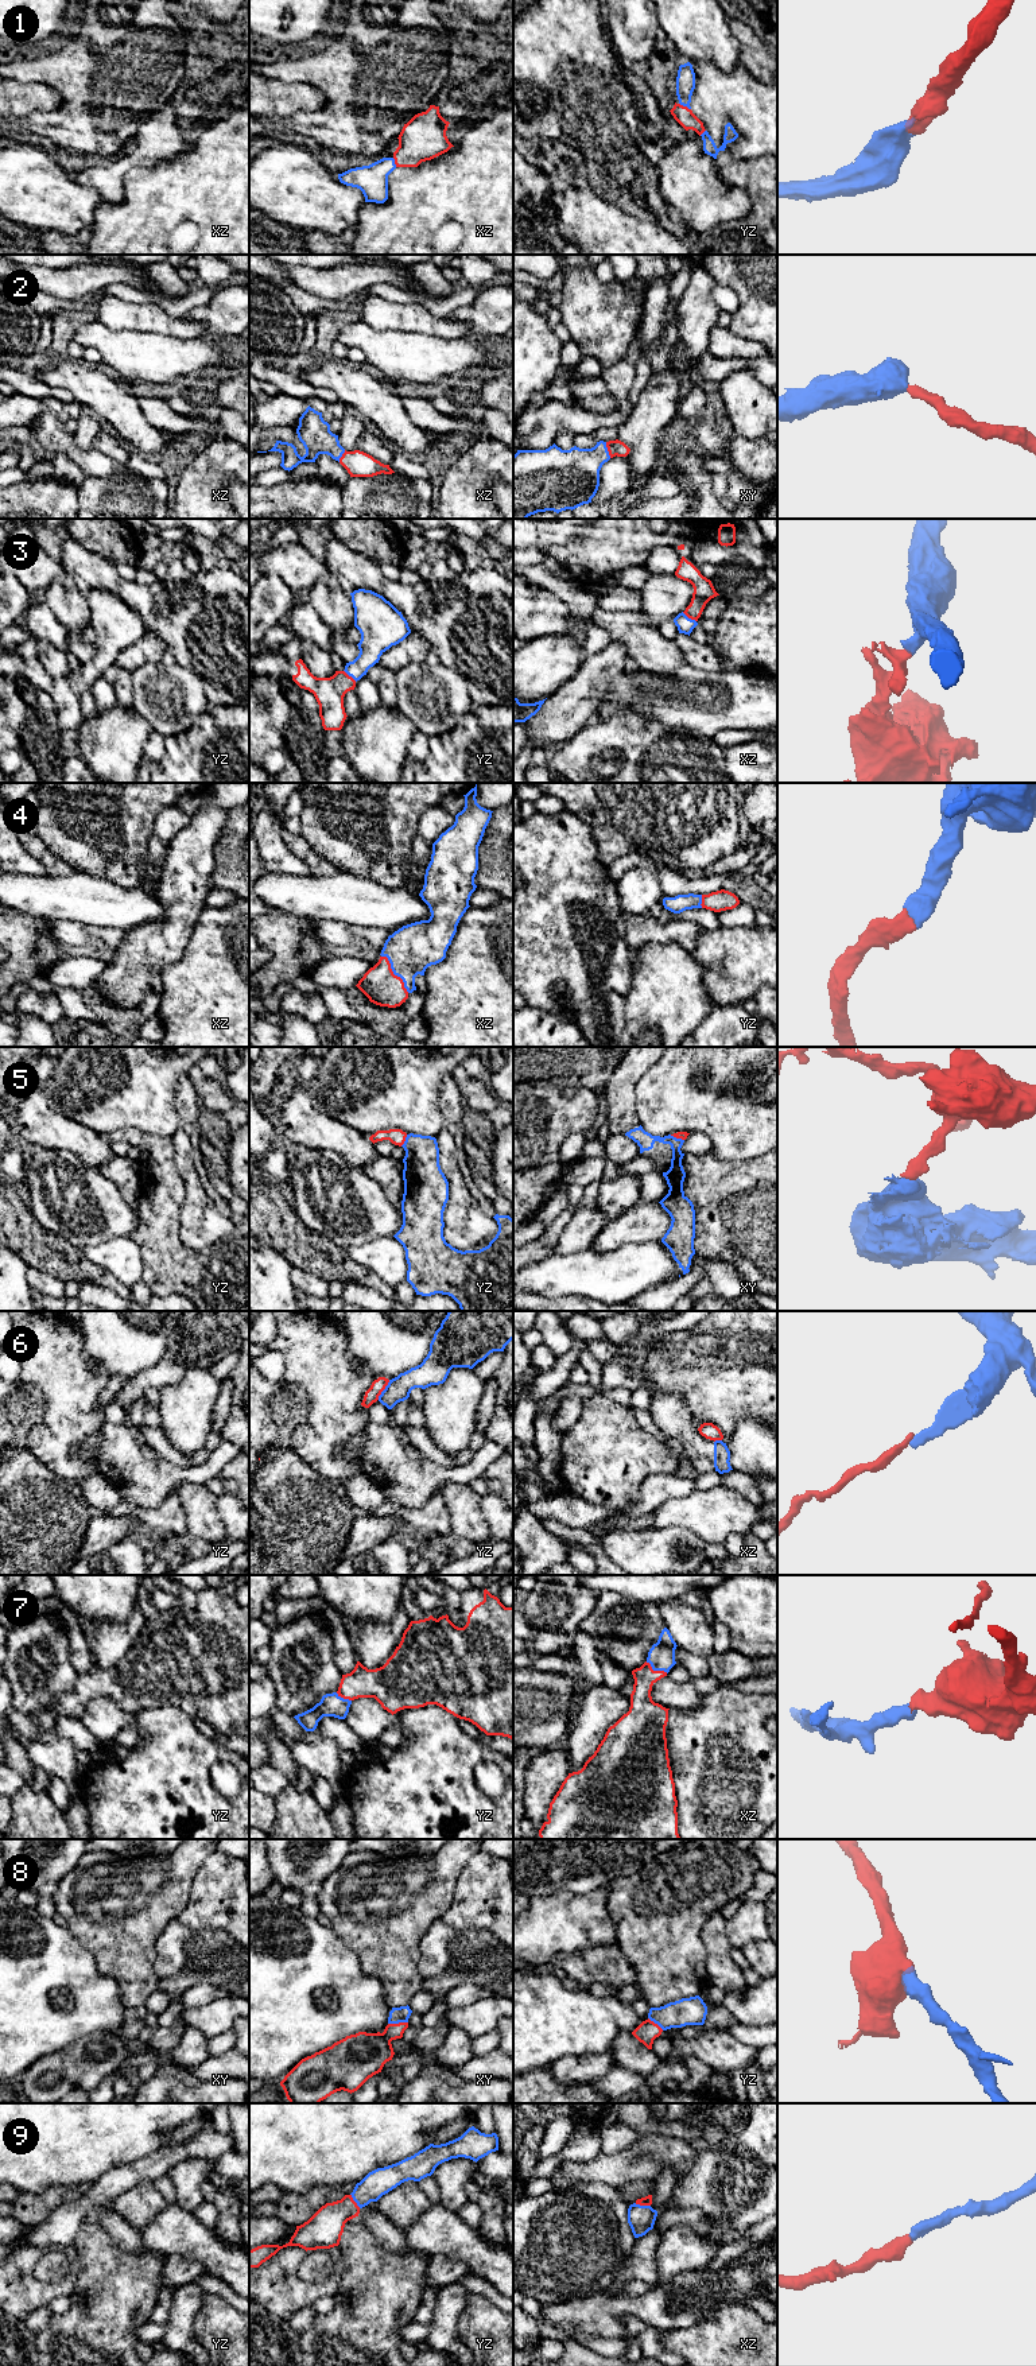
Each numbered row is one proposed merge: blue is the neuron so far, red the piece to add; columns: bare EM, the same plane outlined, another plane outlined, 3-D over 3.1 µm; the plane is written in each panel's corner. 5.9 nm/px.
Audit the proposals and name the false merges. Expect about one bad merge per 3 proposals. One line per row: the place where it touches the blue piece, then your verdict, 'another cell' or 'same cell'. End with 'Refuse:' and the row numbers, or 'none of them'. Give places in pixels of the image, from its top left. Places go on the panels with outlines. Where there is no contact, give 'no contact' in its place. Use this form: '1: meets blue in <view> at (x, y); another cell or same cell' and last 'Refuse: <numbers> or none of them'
1: meets blue in yz at (685, 105); same cell
2: meets blue in xy at (606, 450); same cell
3: meets blue in xz at (687, 617); same cell
4: meets blue in xz at (394, 973); same cell
5: meets blue in yz at (406, 1140); same cell
6: meets blue in yz at (384, 1389); another cell
7: meets blue in xz at (656, 1670); same cell
8: meets blue in xy at (398, 2023); same cell
9: meets blue in xz at (643, 2206); same cell
Refuse: 6

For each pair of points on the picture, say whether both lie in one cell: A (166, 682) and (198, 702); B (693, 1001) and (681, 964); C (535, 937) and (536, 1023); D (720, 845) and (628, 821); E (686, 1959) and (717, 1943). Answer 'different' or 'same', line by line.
A: same
B: same
C: different
D: same
E: different

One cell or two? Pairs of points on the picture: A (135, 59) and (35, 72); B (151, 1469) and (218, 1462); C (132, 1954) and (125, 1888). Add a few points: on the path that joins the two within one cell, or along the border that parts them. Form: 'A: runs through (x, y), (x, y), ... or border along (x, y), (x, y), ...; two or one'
A: runs through (111, 59), (94, 59), (59, 69); one
B: runs through (167, 1474), (202, 1473); one
C: runs through (132, 1938), (132, 1915), (125, 1908), (125, 1904); one

